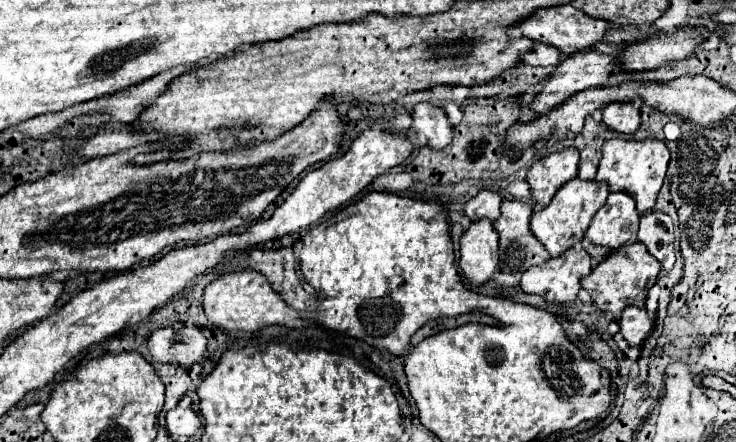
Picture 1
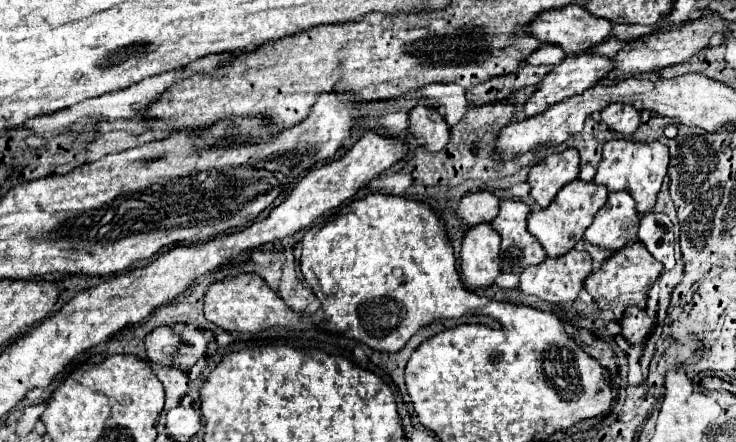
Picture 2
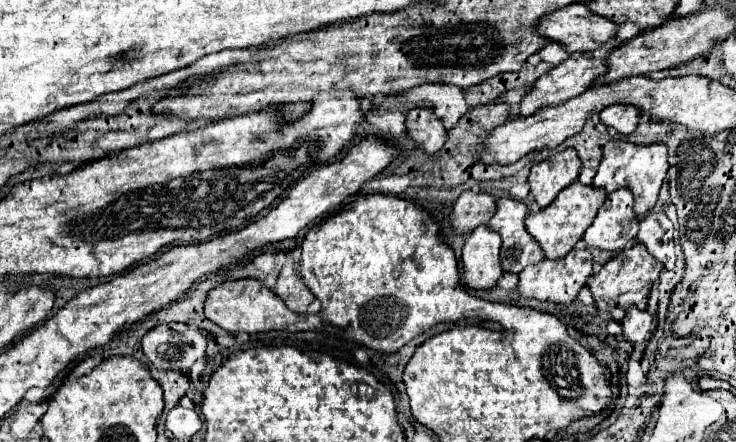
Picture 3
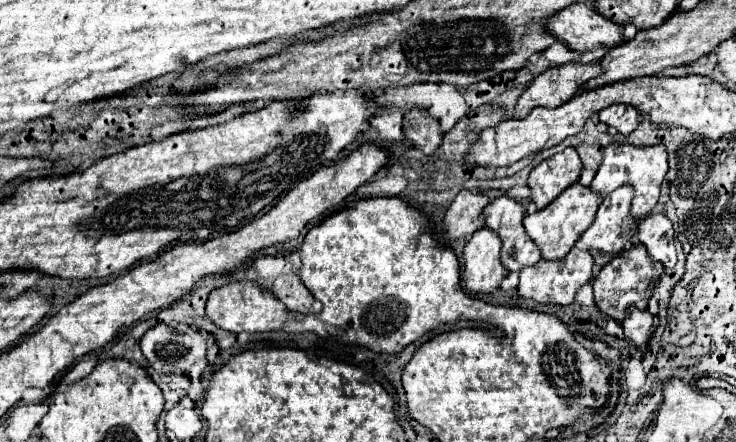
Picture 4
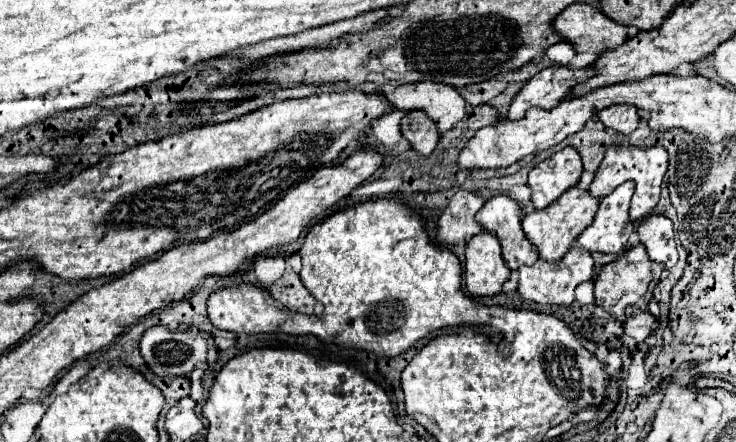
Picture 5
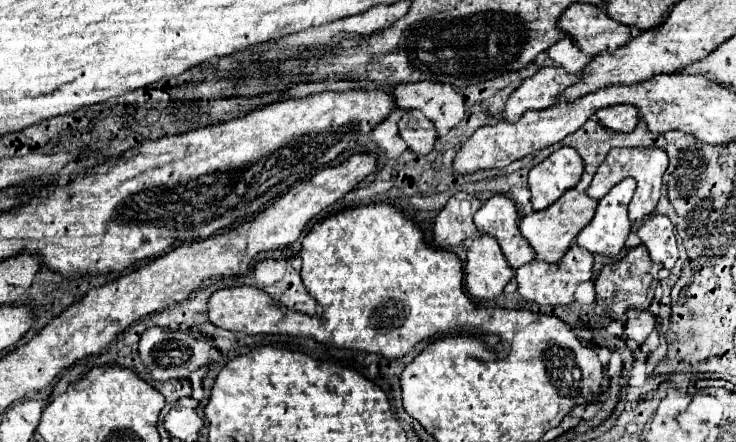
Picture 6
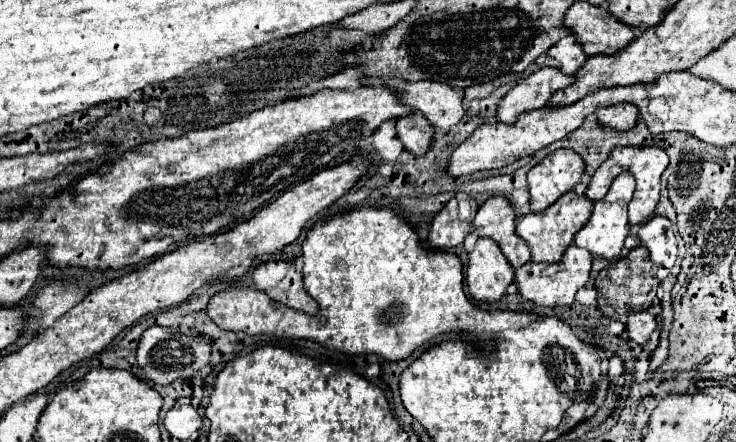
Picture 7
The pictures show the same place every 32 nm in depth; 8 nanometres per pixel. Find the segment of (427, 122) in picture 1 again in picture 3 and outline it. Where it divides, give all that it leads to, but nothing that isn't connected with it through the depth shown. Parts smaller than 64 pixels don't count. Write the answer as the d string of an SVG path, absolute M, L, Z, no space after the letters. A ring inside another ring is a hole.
M412 108L406 114L406 132L426 154L438 152L446 140L446 130L440 118L436 118L428 108Z

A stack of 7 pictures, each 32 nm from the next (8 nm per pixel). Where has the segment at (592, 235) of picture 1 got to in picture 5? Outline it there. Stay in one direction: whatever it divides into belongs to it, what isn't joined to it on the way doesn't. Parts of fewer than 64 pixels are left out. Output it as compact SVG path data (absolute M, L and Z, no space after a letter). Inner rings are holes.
M626 180L600 200L594 222L578 236L578 244L590 252L620 254L634 224L628 218L628 204L634 192L634 182Z

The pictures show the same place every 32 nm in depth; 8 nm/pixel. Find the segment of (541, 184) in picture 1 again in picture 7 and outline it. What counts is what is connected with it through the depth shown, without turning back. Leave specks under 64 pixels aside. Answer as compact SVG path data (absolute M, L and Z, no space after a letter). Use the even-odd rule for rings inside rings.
M562 148L548 154L528 172L530 212L544 212L562 194L574 190L582 174L584 160L576 152Z

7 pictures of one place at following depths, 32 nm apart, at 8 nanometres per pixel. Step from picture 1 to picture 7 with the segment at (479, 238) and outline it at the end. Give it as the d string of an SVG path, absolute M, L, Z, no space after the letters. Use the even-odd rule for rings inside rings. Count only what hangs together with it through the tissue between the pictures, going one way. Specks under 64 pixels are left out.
M480 238L476 242L470 252L466 282L470 296L482 302L498 302L514 282L514 268L494 240Z

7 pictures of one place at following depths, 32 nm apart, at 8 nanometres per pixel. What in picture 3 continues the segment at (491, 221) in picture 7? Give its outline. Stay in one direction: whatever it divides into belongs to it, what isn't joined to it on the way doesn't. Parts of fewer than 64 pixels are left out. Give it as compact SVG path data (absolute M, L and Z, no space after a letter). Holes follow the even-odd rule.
M498 198L488 222L488 226L502 236L506 272L522 272L526 266L538 264L544 258L540 246L524 228L526 214L526 204L512 198Z

